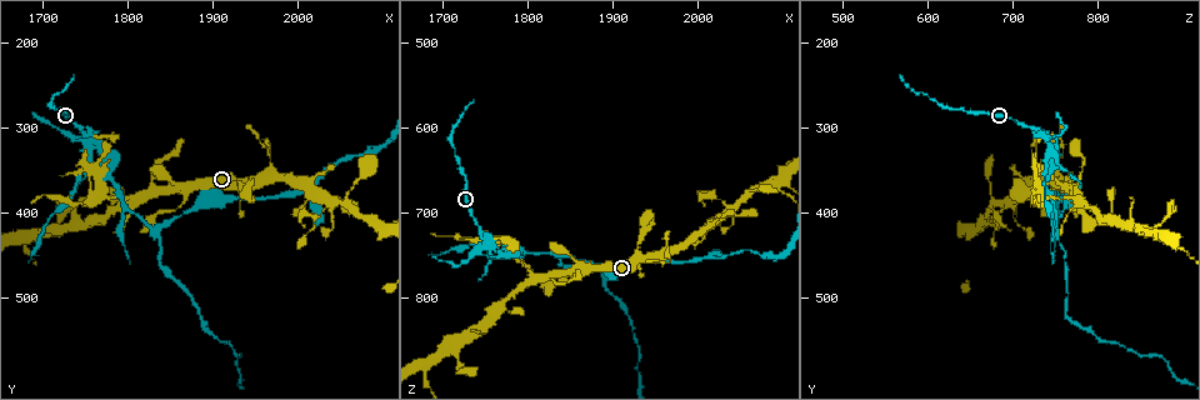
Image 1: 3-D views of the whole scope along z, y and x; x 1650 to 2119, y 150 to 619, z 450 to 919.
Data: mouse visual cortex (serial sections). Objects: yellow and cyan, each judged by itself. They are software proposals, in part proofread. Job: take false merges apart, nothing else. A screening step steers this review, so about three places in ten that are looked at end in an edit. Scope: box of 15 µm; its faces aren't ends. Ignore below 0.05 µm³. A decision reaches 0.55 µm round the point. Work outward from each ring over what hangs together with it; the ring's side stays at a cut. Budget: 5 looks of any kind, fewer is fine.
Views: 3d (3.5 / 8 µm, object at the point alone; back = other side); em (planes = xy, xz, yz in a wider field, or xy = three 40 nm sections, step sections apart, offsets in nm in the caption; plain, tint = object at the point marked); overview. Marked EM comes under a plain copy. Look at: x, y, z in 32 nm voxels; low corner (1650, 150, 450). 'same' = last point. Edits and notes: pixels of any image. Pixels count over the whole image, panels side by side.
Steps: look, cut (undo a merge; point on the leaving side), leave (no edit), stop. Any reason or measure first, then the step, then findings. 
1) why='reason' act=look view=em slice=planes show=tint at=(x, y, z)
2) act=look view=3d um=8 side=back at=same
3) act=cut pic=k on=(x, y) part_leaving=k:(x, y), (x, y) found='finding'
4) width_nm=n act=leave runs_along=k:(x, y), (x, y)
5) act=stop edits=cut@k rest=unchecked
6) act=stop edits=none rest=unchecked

why='a narrow waist' act=look view=3d um=3.5 at=(2020, 400, 685)

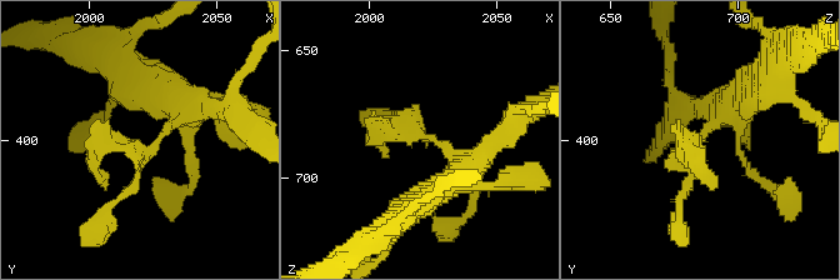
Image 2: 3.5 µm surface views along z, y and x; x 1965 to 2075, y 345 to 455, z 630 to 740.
act=look view=em slice=xy step=3 show=tint at=(2022, 402, 682)

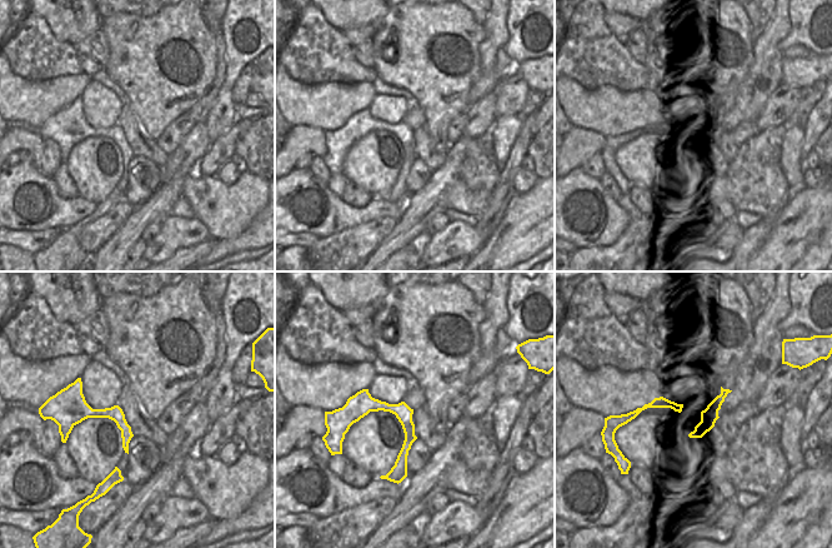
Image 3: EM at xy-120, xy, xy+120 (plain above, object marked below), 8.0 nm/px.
width_nm=140 act=leave runs_along=3:(365, 392), (406, 421), (400, 476) found='one cell here'

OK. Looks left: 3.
why='narrows sharply' act=look view=3d um=3.5 at=(1755, 320, 740)

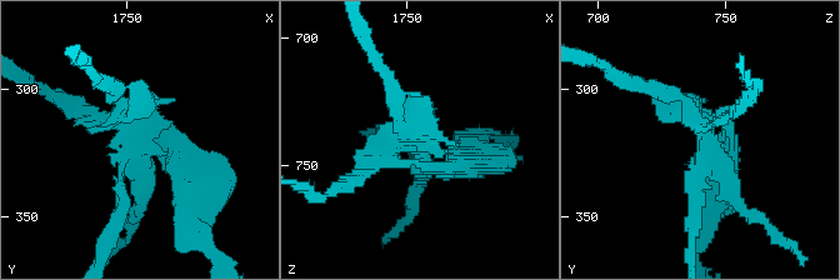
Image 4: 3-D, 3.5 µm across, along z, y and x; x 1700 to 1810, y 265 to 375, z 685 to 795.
why='now the EM' act=look view=em slice=xy step=1 show=tint at=(1753, 321, 745)

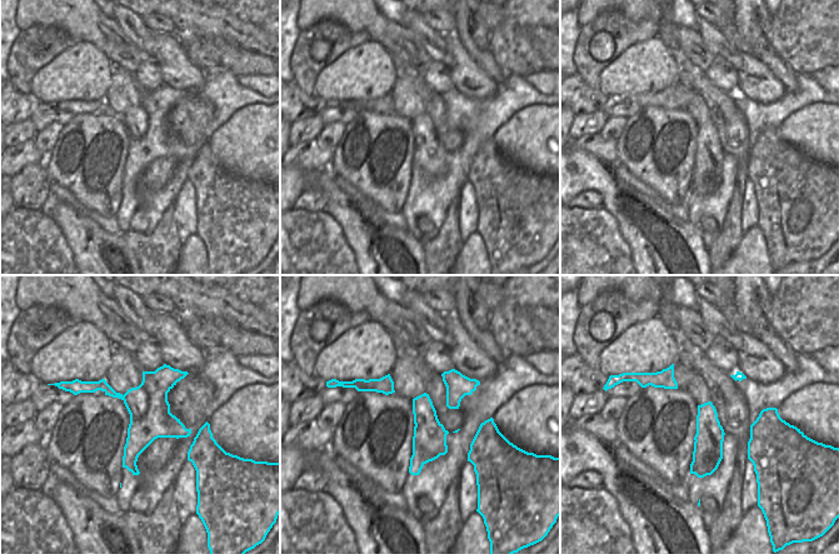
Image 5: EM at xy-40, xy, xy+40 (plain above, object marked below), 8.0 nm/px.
why='another direction' act=look view=em slice=planes show=tint at=same

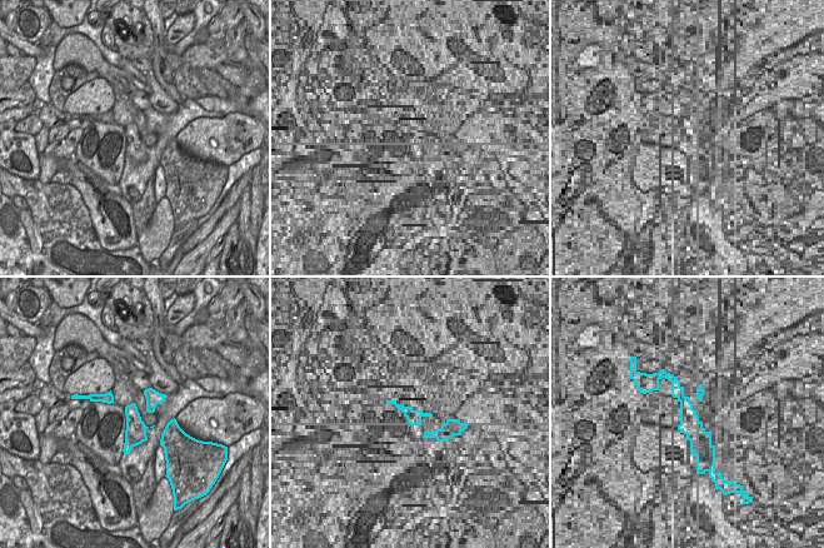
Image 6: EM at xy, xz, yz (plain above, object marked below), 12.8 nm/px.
act=cut pic=4 on=(125, 208) part_leaving=4:(123, 105), (141, 155), (188, 175) found='a second cell is stuck on'

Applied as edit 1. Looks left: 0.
act=stop edits=cut@4 rest=unchecked

